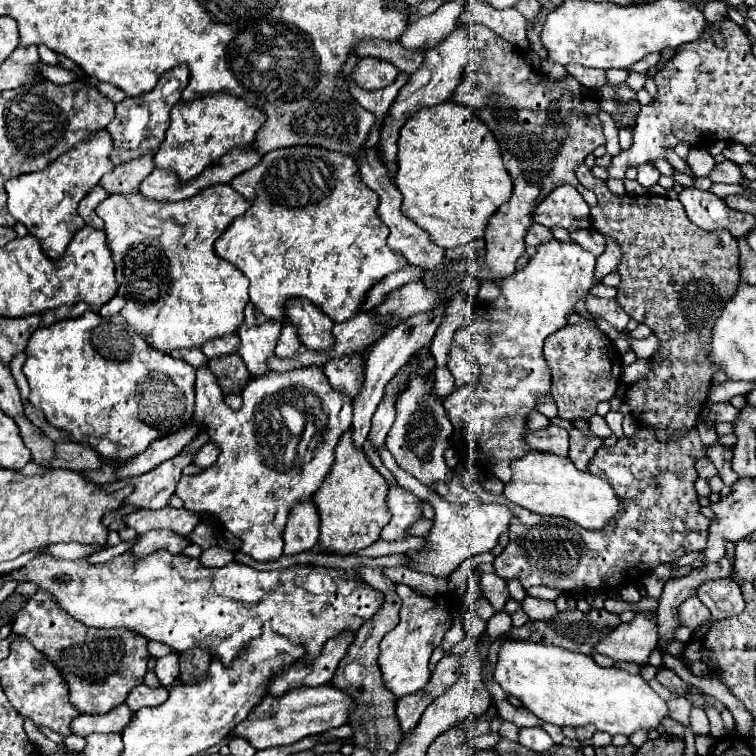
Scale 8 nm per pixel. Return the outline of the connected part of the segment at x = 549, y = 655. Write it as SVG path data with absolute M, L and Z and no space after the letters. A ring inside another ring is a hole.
M506 640L494 666L494 680L516 696L524 708L556 726L594 724L610 736L630 736L636 730L654 730L668 714L666 702L642 676L628 674L616 666L602 668L592 656L558 646L542 646L532 640ZM602 726L602 728L600 728Z

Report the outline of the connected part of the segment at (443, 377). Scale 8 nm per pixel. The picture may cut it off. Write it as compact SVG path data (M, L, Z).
M434 368L434 386L432 386L432 396L436 396L438 400L444 400L446 396L452 394L454 390L454 382L452 382L452 374L448 368Z

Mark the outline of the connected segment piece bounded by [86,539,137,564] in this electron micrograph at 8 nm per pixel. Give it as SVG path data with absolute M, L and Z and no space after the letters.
M134 539L129 542L121 542L117 546L107 547L105 548L105 550L87 556L86 560L88 560L90 564L107 562L112 558L119 556L120 554L123 554L124 552L128 551L136 542L137 539Z

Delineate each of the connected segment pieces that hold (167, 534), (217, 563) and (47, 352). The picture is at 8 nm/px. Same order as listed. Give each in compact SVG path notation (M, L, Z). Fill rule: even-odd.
M150 530L138 538L138 544L130 550L136 558L142 558L154 550L168 550L170 554L180 554L192 542L186 536L180 536L172 530Z
M214 546L214 548L208 548L202 552L202 558L200 562L204 566L210 566L210 568L220 568L220 566L226 566L234 560L234 554L222 546Z
M88 310L80 318L60 320L52 326L38 328L28 340L22 372L30 384L30 404L40 408L52 426L66 430L70 440L92 446L104 458L134 458L156 438L180 430L184 416L194 414L196 370L184 360L176 360L160 350L150 348L120 314L102 318L98 312ZM94 344L116 344L116 360L100 354Z

